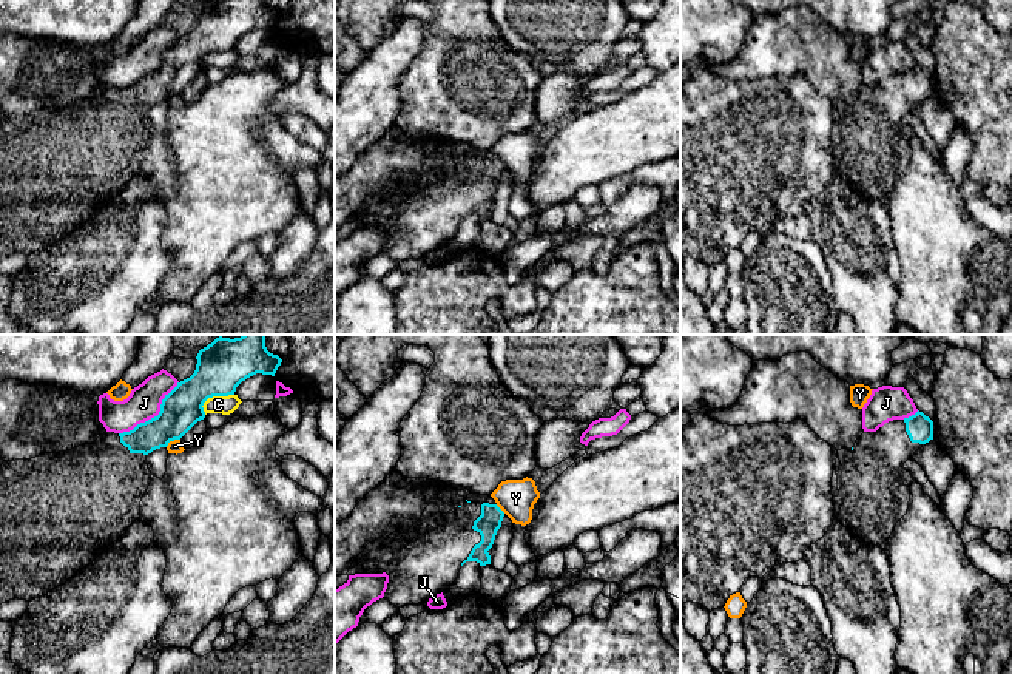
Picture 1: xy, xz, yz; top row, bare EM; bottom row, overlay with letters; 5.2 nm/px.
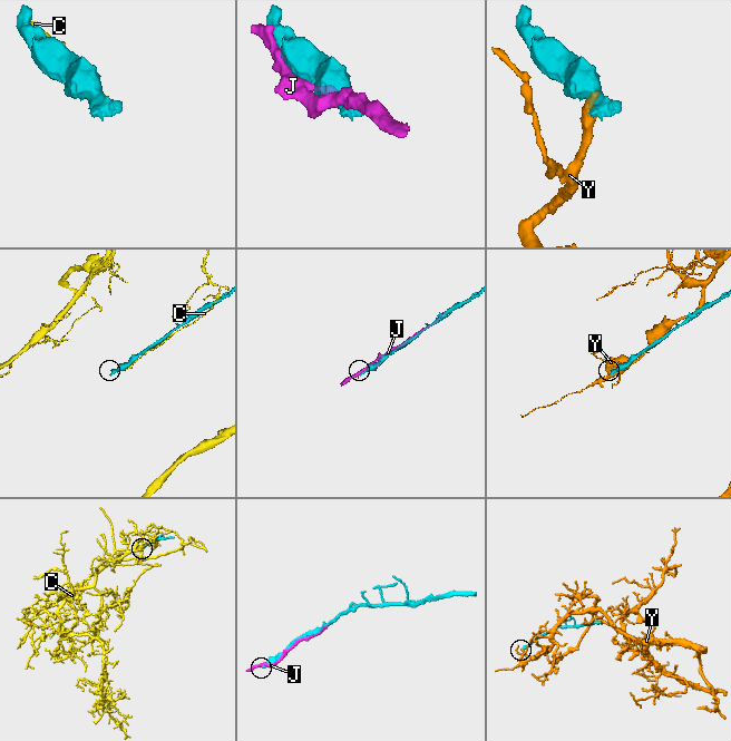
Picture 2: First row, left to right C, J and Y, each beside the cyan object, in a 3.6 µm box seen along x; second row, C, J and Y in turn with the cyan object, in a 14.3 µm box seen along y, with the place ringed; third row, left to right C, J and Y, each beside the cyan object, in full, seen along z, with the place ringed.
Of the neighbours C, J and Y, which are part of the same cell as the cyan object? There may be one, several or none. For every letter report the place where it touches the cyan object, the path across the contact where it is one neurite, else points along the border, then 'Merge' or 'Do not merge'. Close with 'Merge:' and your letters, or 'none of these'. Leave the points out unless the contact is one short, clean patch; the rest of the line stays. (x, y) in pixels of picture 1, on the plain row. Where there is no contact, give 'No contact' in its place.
C: Touches cyan at xy (213, 50). Do not merge
J: Touches cyan at xy (155, 71). Do not merge
Y: Touches cyan at xy (172, 94). Boundary: xy (179, 93), (172, 94), (165, 101). Do not merge
Merge: none of these

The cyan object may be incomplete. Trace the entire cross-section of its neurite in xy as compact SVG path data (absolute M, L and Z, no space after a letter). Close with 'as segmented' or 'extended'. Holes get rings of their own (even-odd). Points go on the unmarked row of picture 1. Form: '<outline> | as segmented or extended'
M207 0L199 5L196 14L194 28L165 49L159 69L137 79L133 85L105 86L93 99L66 106L3 116L0 120L0 259L14 253L32 256L65 239L80 224L91 219L140 171L140 156L151 137L147 110L167 102L170 96L180 94L204 74L202 60L208 52L234 49L236 42L256 28L275 31L282 17L265 0Z | extended

